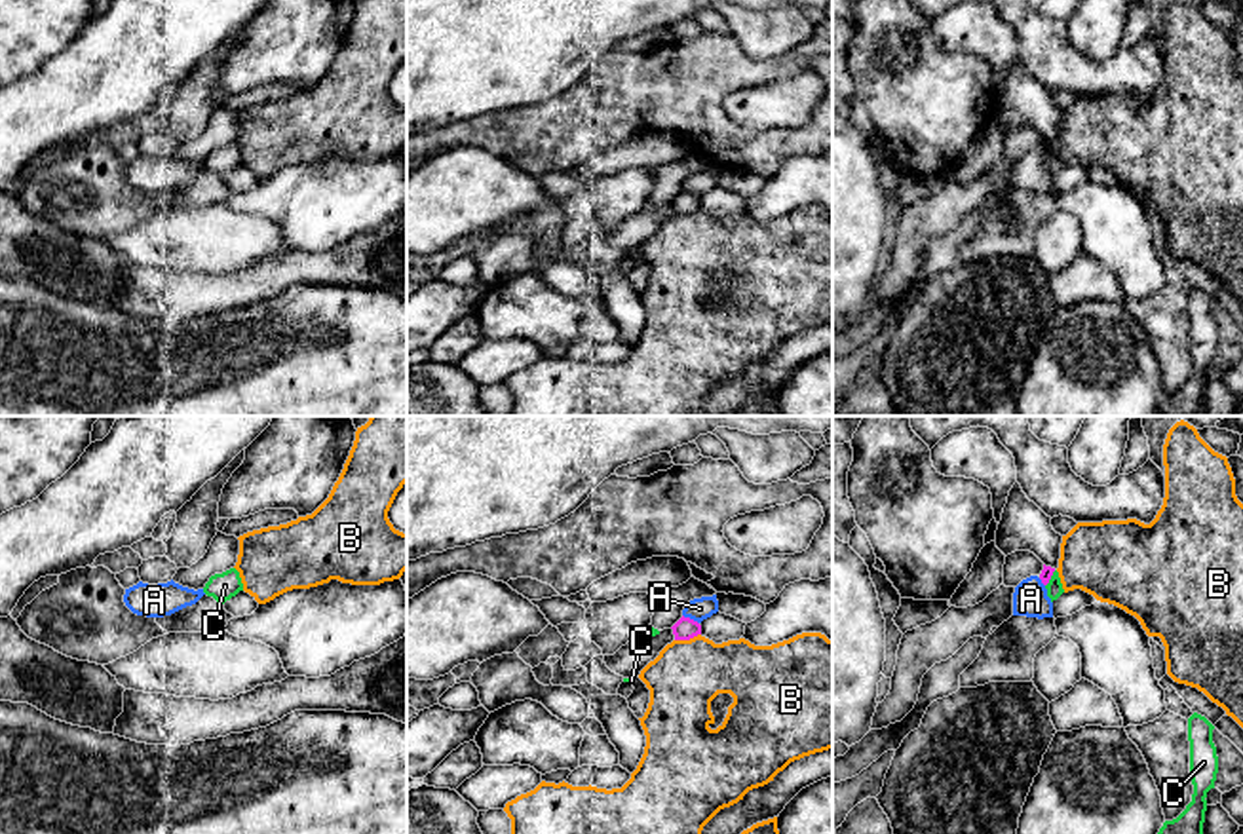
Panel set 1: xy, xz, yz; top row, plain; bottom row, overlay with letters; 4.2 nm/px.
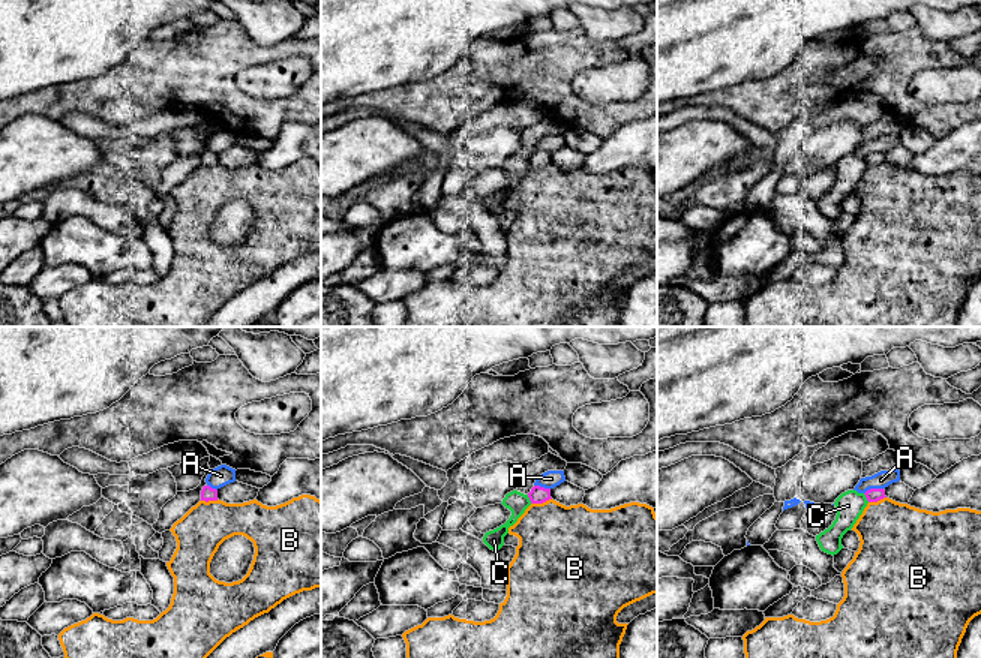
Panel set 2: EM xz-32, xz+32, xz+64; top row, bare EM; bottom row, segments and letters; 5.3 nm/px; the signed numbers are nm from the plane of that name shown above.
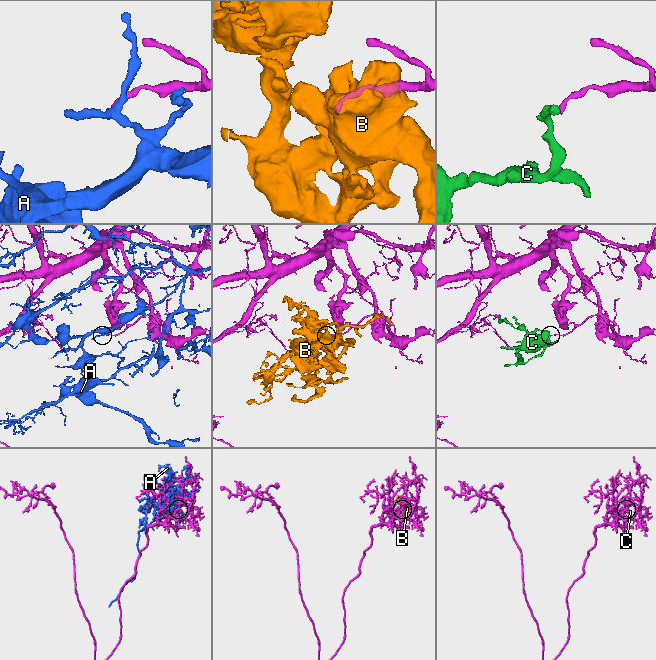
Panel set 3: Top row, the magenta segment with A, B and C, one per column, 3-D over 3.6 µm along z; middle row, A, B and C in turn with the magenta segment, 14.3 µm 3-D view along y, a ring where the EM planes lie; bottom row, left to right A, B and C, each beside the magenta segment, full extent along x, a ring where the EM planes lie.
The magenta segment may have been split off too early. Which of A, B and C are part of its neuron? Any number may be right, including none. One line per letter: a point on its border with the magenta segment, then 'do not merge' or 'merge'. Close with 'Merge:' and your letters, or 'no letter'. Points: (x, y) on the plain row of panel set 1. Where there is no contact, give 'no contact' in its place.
A: xz (688, 192) | do not merge
B: xz (687, 213) | do not merge
C: yz (1050, 152) | do not merge
Merge: no letter

